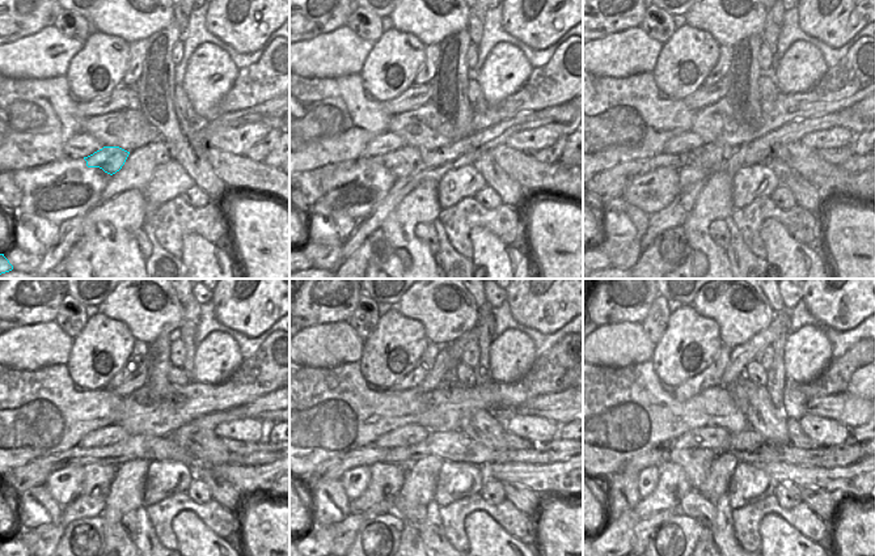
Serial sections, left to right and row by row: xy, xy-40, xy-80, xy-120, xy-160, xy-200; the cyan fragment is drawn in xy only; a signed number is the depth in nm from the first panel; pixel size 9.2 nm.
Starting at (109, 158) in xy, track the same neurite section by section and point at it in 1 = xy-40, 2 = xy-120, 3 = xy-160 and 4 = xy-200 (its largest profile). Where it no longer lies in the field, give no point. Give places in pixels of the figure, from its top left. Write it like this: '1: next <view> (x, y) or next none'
1: next xy-40 (402, 161)
2: next xy-120 (96, 475)
3: next xy-160 (387, 479)
4: next xy-200 (616, 540)

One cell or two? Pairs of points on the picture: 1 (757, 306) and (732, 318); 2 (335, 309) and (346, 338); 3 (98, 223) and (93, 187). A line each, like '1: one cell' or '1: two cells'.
1: one cell
2: two cells
3: two cells

